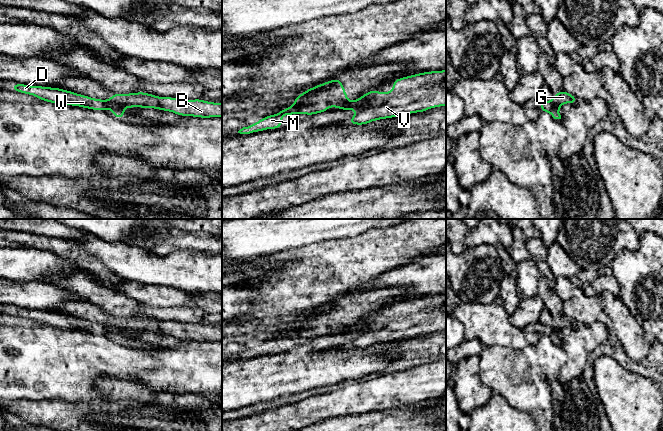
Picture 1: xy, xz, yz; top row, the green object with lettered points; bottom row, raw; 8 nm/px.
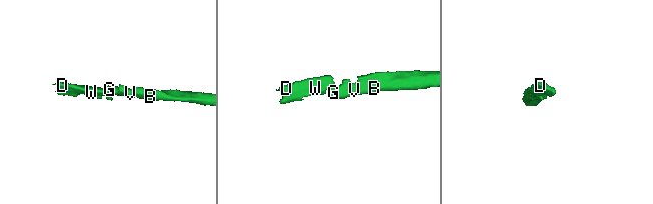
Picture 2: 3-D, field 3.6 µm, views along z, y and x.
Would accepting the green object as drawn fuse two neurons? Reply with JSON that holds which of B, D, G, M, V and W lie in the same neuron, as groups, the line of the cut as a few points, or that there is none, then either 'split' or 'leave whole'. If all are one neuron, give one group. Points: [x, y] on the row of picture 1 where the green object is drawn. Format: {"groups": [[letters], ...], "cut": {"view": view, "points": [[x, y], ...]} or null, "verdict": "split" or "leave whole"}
{"groups": [["B", "G", "V"], ["D", "M", "W"]], "cut": {"view": "xy", "points": [[109, 100], [124, 107]]}, "verdict": "split"}

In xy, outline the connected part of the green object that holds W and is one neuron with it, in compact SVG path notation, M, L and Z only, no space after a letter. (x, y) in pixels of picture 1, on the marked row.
M14 83L11 86L11 89L22 94L33 95L44 102L79 106L97 111L105 111L106 108L109 108L114 117L118 119L123 119L126 117L123 112L125 107L112 103L110 100L91 98L86 95L81 95L61 88L30 86L27 84Z

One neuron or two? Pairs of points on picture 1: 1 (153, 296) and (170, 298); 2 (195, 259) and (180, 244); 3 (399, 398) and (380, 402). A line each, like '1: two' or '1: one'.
1: one
2: two
3: one

